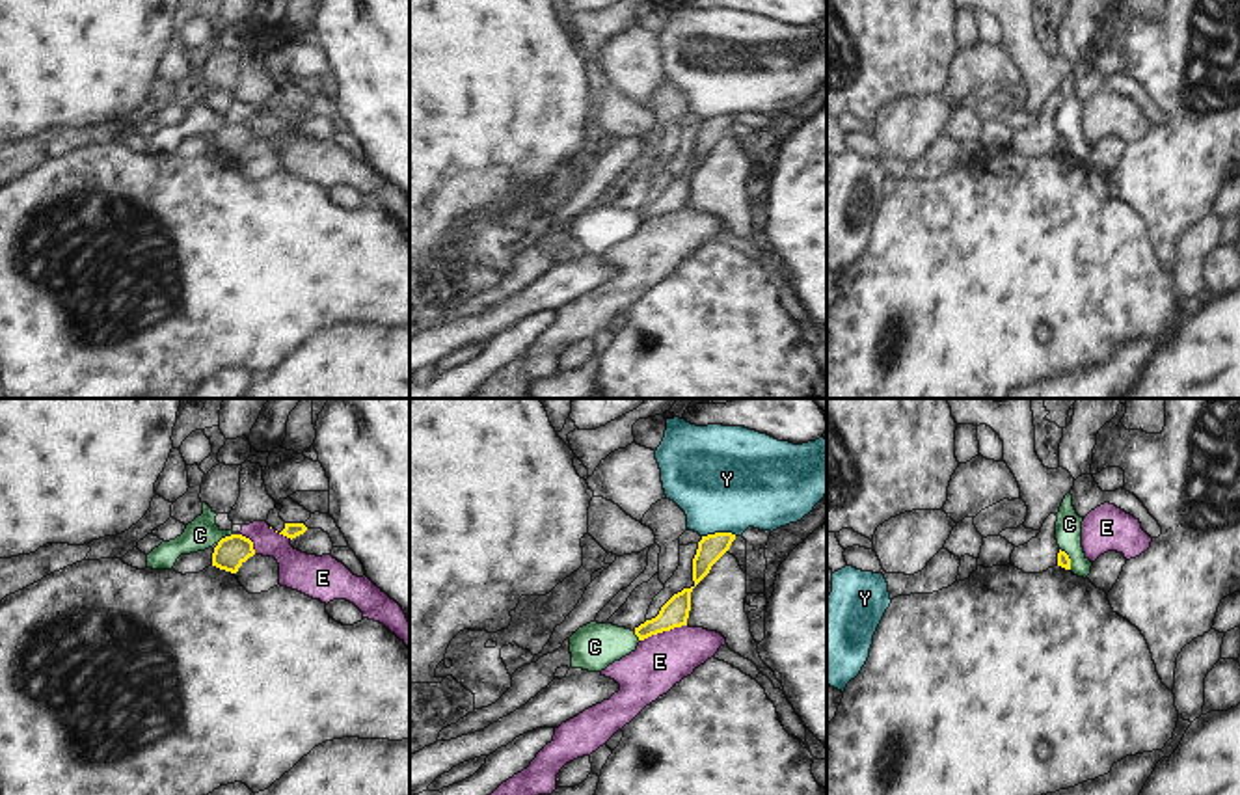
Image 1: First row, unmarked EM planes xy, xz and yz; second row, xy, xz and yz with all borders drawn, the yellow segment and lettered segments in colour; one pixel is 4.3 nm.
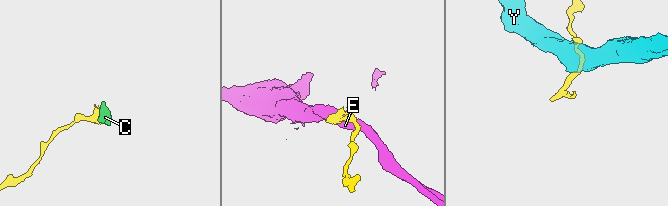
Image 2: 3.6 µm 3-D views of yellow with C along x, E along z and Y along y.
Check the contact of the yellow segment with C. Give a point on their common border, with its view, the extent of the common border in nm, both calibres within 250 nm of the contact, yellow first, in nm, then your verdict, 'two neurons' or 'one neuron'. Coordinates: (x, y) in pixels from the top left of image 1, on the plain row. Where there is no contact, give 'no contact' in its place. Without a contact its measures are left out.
contact xy (226, 120); length 80 nm; calibres 140 and 140 nm; two neurons

